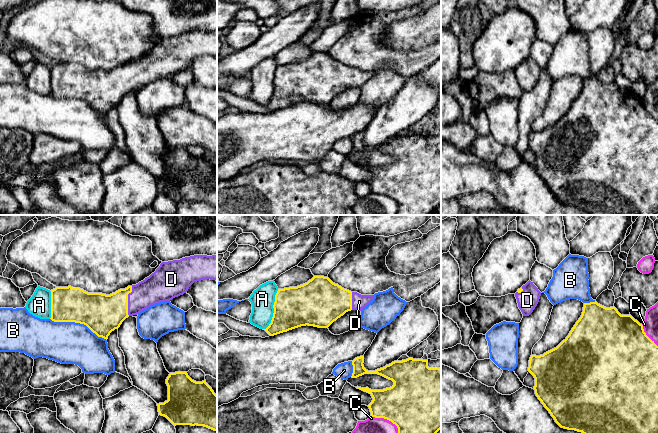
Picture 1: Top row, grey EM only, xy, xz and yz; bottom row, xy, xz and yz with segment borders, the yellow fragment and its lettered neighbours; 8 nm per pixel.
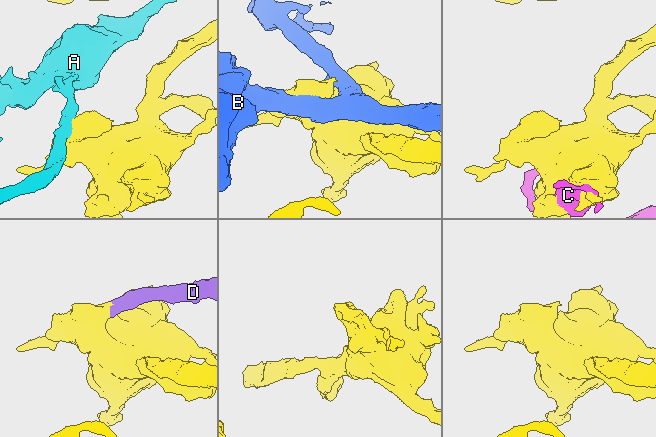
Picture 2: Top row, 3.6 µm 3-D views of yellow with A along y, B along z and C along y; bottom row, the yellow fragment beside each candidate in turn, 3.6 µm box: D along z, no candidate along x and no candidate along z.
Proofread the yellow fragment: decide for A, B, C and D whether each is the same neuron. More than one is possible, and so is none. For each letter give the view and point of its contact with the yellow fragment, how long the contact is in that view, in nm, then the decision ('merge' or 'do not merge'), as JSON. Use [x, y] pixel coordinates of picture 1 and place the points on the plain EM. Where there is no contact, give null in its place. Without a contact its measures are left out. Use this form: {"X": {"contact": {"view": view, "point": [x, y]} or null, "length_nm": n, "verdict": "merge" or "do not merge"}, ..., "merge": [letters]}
{"A": {"contact": {"view": "xz", "point": [274, 86]}, "length_nm": 340, "verdict": "do not merge"}, "B": {"contact": {"view": "xy", "point": [78, 98]}, "length_nm": 480, "verdict": "do not merge"}, "C": {"contact": {"view": "yz", "point": [646, 111]}, "length_nm": 220, "verdict": "do not merge"}, "D": {"contact": {"view": "xy", "point": [127, 77]}, "length_nm": 240, "verdict": "merge"}, "merge": ["D"]}

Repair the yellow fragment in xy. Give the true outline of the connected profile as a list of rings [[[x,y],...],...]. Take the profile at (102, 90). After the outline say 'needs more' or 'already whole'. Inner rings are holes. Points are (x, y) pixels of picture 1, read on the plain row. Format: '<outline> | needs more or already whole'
[[[194,31],[180,36],[162,38],[156,47],[143,57],[136,61],[128,62],[125,65],[120,65],[110,71],[102,69],[88,69],[83,65],[73,64],[71,62],[56,63],[51,66],[50,95],[54,98],[75,98],[84,100],[98,113],[102,113],[107,116],[110,109],[115,105],[118,105],[122,98],[129,92],[137,91],[141,87],[156,79],[170,77],[175,73],[183,71],[194,58],[206,55],[217,57],[217,31]]] | needs more

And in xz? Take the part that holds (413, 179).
[[[364,132],[352,137],[352,154],[364,150],[378,150],[394,158],[390,164],[371,166],[356,163],[369,169],[373,176],[368,181],[371,193],[384,194],[398,204],[396,215],[431,215],[441,205],[441,143],[429,144],[428,136],[408,134],[394,137],[383,144],[368,147],[364,144]]] | already whole

